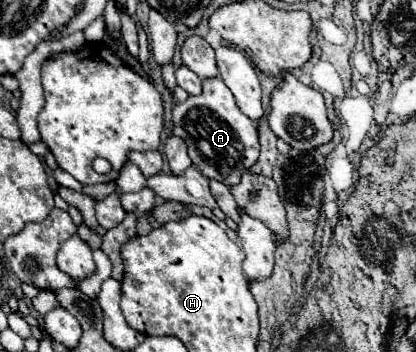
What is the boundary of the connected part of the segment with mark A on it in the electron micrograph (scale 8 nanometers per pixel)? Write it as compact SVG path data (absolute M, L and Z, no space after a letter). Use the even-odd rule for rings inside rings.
M221 77L205 79L203 93L189 97L183 103L173 107L173 131L171 135L179 137L187 145L187 153L195 167L207 177L221 181L229 187L241 181L241 175L255 165L259 159L259 139L257 125L245 117L235 105L235 97Z

